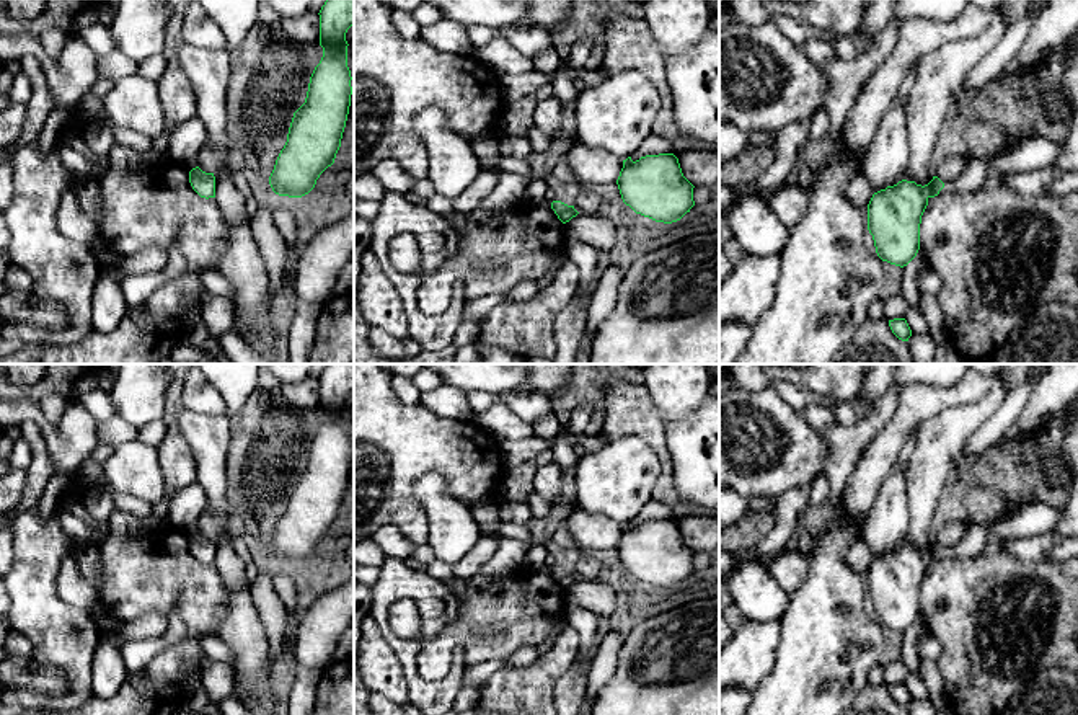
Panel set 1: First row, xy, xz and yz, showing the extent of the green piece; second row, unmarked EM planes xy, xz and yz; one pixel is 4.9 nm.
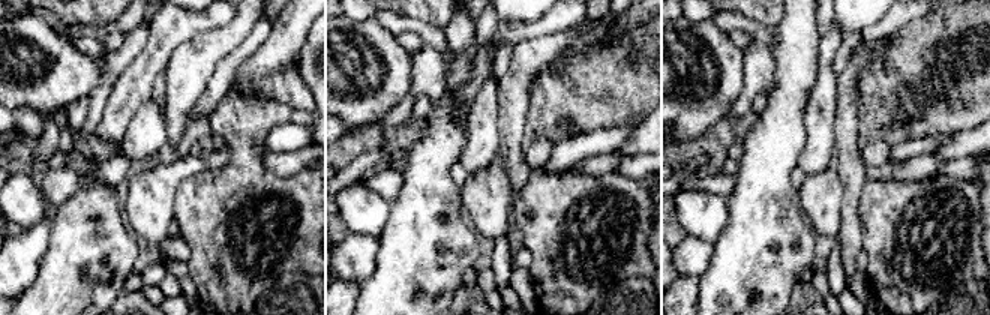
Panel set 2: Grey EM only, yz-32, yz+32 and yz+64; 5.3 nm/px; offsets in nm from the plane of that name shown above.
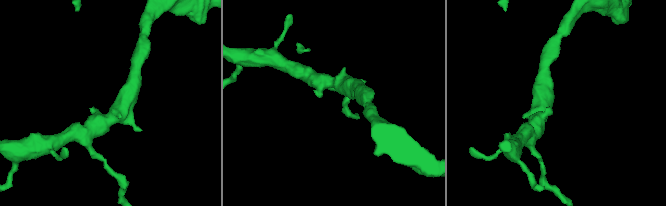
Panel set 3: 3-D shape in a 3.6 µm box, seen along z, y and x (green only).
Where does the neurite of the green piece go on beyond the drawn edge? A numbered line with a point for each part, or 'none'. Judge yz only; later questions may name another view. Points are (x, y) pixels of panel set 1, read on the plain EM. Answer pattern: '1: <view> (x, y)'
1: yz (1036, 519)

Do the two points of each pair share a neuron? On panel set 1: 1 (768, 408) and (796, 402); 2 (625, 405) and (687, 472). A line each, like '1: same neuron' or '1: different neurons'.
1: different neurons
2: different neurons

